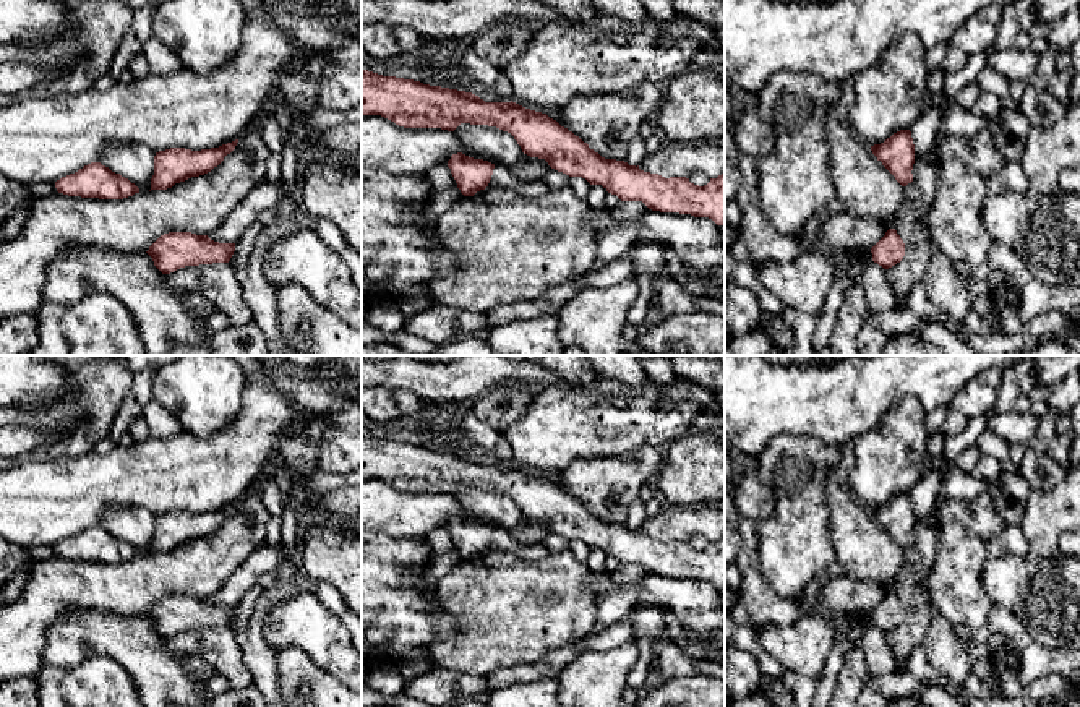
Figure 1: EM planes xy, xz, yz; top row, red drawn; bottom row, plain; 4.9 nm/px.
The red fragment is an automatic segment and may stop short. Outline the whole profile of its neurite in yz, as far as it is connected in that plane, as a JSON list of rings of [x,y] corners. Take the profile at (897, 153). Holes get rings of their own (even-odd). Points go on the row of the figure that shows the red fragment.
[[[910,130],[894,133],[884,143],[871,146],[871,151],[902,186],[913,182],[915,144]]]

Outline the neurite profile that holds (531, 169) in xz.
[[[524,154],[519,167],[509,170],[519,182],[540,182],[551,167],[545,159]]]

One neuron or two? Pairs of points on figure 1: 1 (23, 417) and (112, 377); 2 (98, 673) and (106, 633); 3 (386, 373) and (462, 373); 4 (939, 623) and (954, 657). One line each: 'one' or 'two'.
1: one
2: two
3: one
4: one

